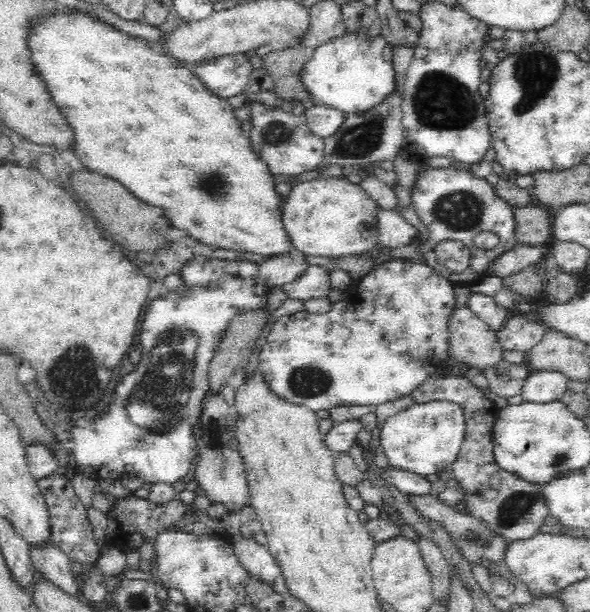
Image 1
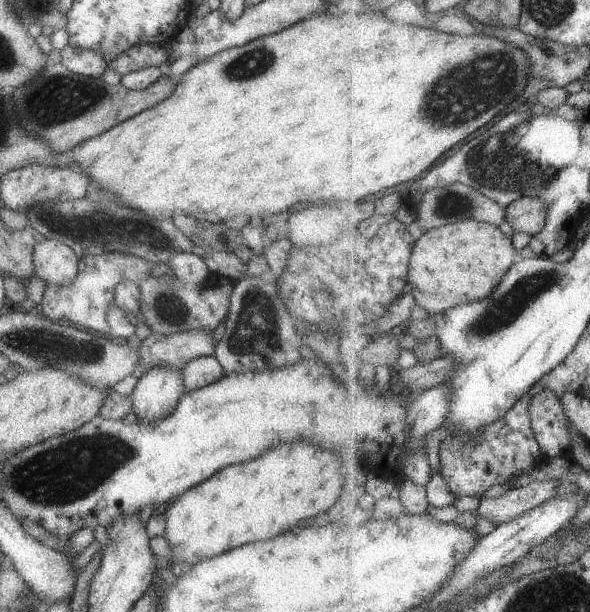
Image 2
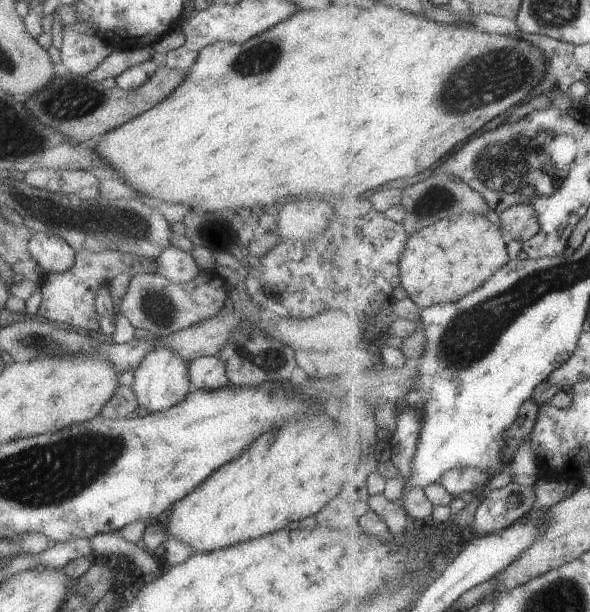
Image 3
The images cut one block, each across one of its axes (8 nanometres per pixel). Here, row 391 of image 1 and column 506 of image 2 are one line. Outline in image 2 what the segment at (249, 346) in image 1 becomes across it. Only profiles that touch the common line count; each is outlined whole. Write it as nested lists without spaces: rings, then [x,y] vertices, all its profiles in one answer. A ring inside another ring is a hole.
[[[539,196],[517,198],[507,208],[506,221],[516,232],[525,232],[529,236],[538,235],[544,228],[549,216],[547,204]]]

